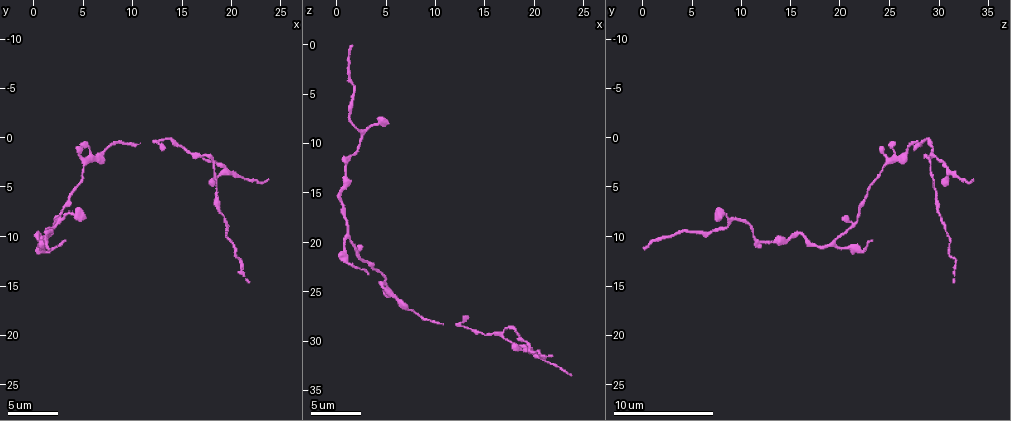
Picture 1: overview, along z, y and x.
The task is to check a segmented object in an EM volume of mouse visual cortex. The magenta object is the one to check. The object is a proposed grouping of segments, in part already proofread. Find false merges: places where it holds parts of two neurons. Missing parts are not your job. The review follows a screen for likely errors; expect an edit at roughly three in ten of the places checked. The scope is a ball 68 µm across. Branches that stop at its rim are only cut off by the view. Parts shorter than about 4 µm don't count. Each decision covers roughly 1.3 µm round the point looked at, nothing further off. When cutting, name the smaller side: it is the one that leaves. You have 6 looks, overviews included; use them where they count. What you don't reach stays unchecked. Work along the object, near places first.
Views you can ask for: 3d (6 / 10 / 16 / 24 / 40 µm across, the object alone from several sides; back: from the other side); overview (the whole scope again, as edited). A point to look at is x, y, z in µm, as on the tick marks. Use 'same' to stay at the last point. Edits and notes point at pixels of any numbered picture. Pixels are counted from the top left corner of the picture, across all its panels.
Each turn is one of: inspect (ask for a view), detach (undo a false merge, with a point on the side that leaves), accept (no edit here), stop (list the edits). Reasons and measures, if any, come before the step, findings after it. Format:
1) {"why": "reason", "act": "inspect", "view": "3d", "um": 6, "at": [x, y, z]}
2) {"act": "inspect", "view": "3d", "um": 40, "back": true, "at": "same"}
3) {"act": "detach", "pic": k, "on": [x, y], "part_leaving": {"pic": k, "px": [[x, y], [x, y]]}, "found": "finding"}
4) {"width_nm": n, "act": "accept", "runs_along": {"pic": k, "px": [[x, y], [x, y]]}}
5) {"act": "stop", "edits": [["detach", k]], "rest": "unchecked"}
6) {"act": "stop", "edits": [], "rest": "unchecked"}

{"why": "three arms meet", "act": "inspect", "view": "3d", "um": 10, "at": [5.0, 2.8, 24.4]}

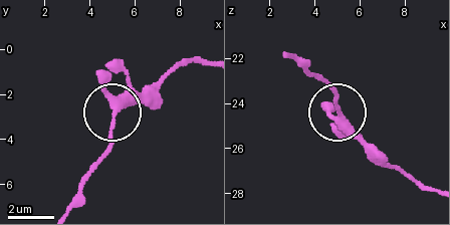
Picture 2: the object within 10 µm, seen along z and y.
{"why": "from behind", "act": "inspect", "view": "3d", "um": 10, "back": true, "at": [5.1, 2.8, 24.6]}

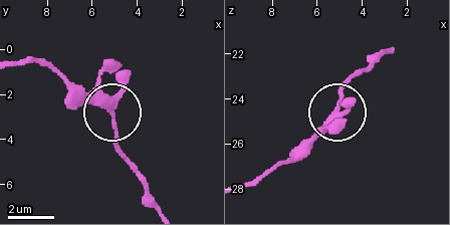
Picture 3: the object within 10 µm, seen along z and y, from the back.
{"act": "accept", "found": "one neuron here"}

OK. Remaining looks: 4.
{"why": "three arms meet", "act": "inspect", "view": "3d", "um": 6, "at": [0.8, 10.6, 19.2]}

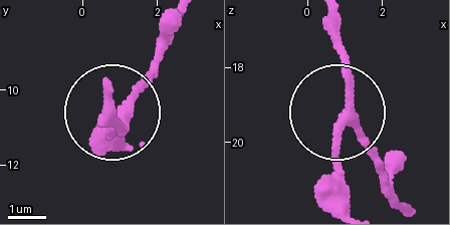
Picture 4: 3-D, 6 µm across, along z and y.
{"act": "accept", "runs_along": {"pic": 4, "px": [[405, 208], [370, 141], [344, 119], [341, 208]]}, "found": "continuous, no second neuron"}

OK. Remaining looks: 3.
{"why": "arms part here", "act": "inspect", "view": "3d", "um": 10, "at": [17.0, 2.0, 29.2]}

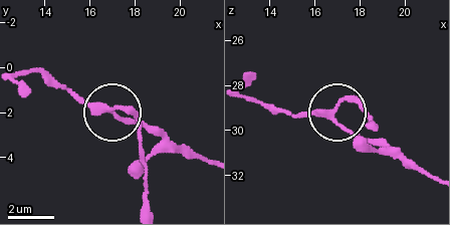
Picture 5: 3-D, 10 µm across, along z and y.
{"width_nm": 230, "act": "accept", "found": "all the same neuron"}

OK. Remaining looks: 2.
{"act": "stop", "edits": [], "rest": "unchecked"}

